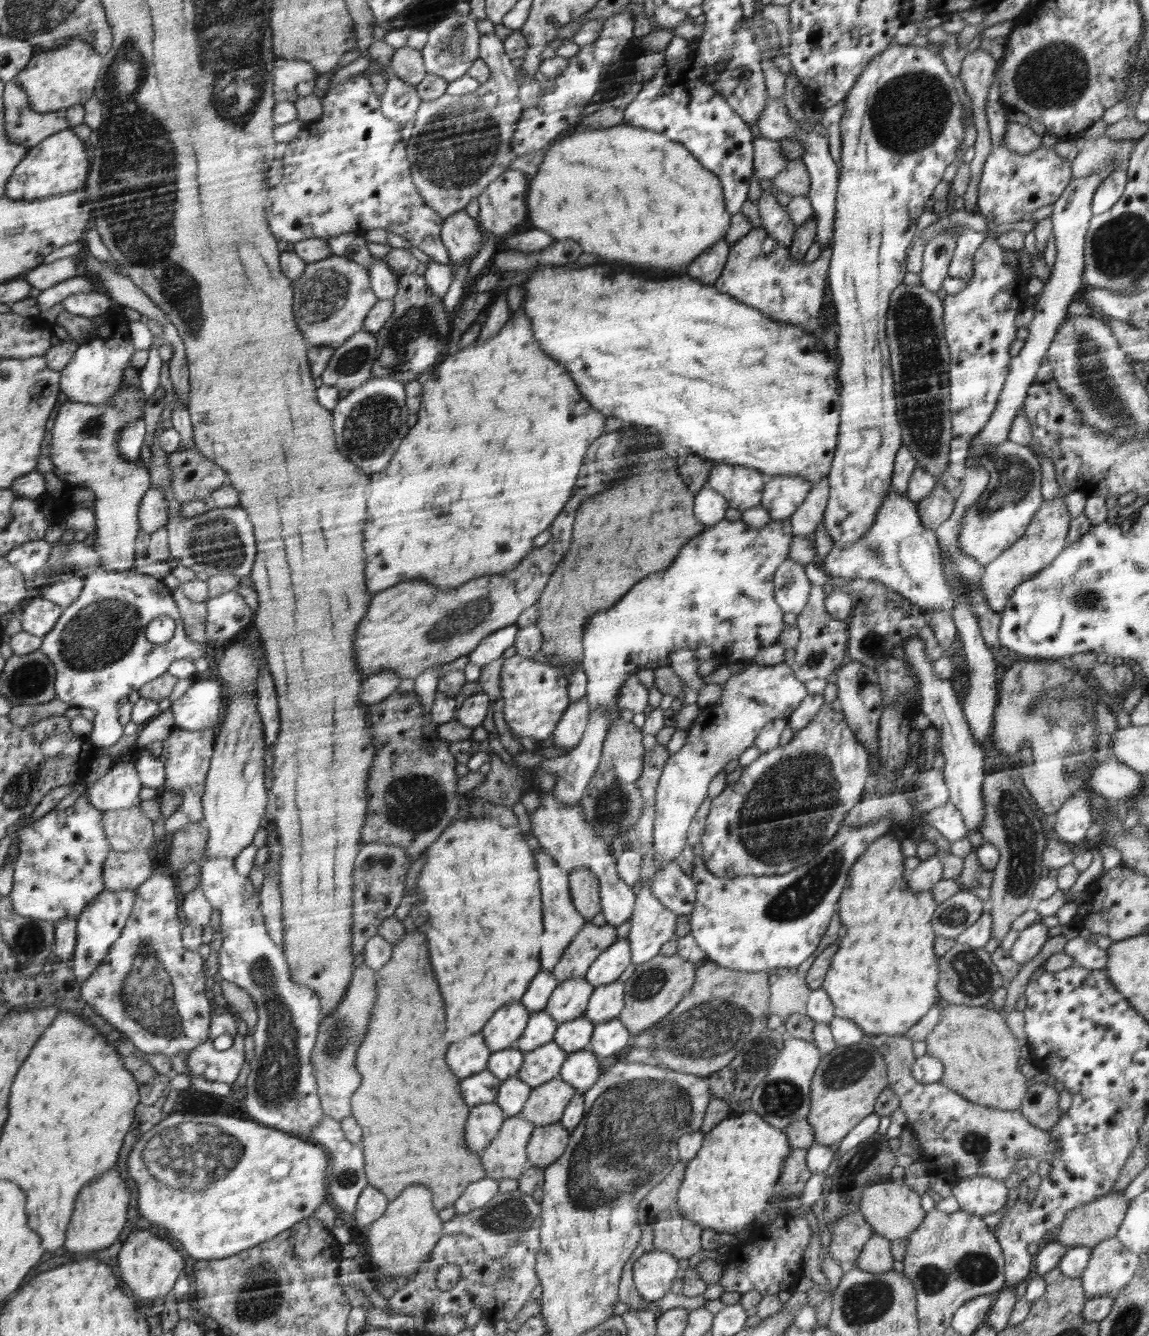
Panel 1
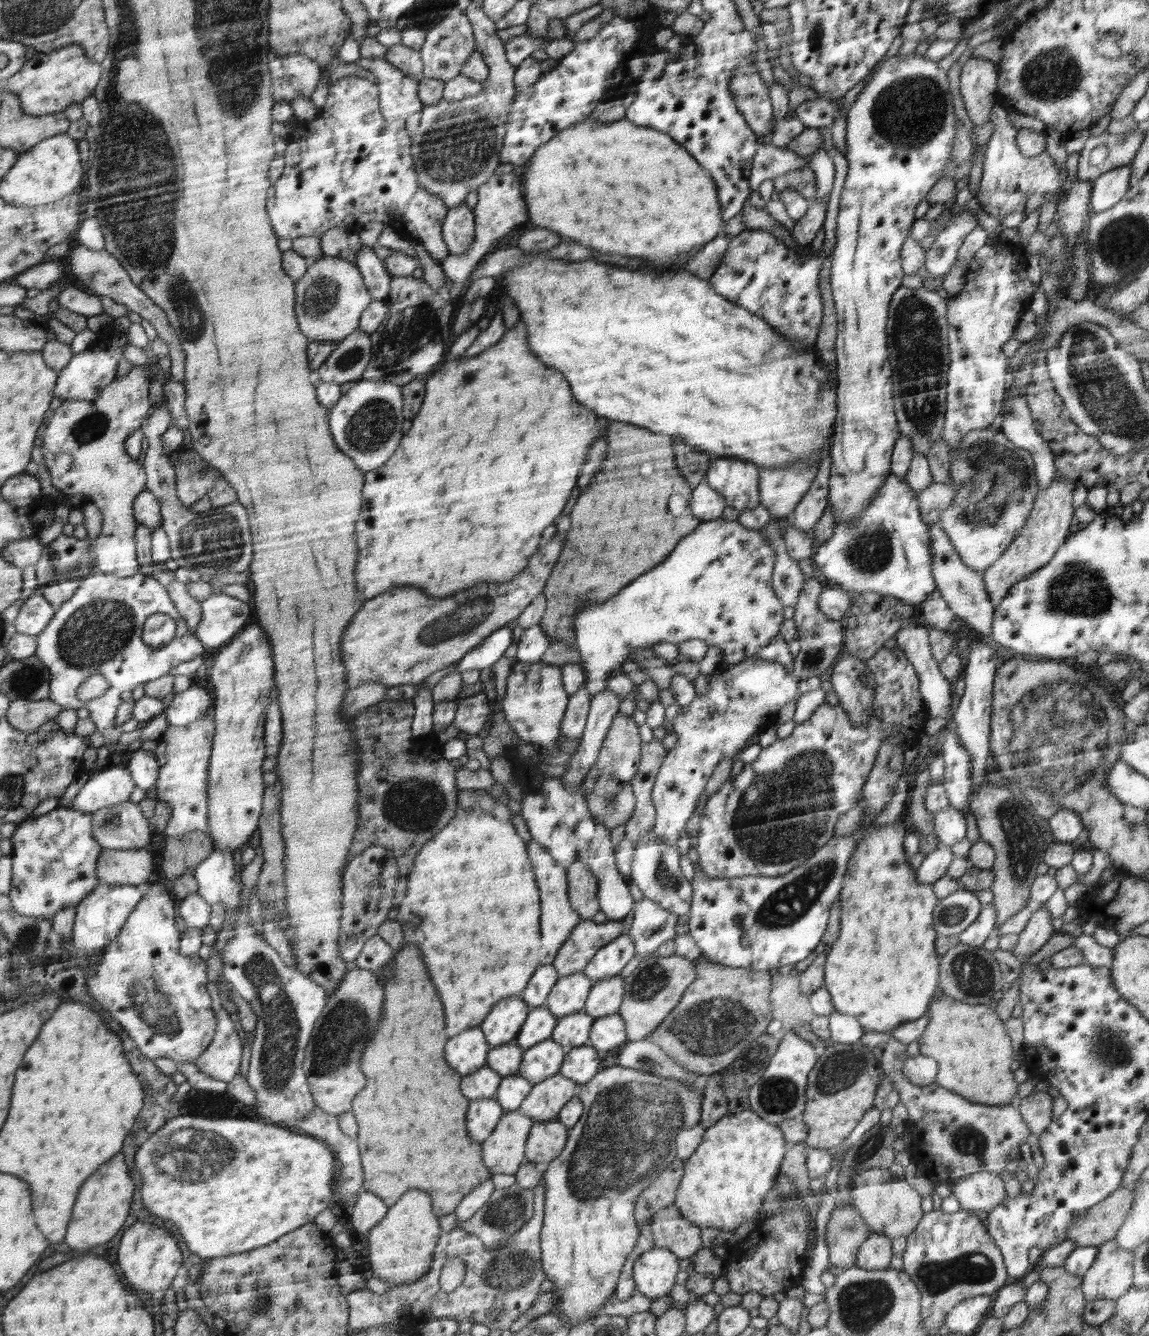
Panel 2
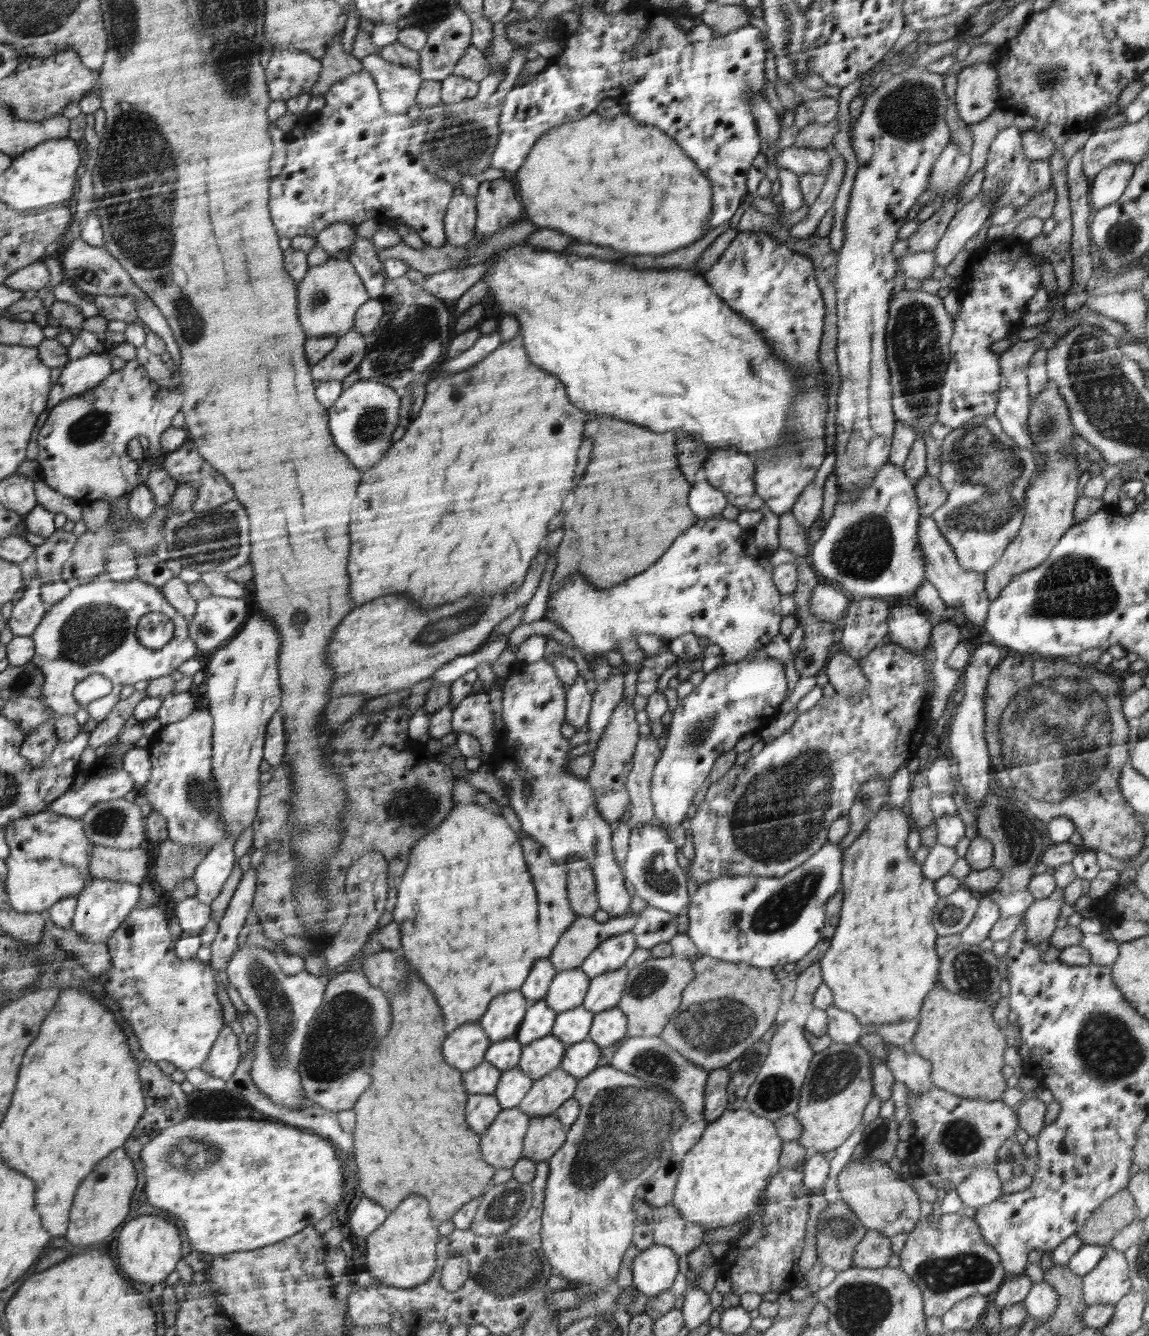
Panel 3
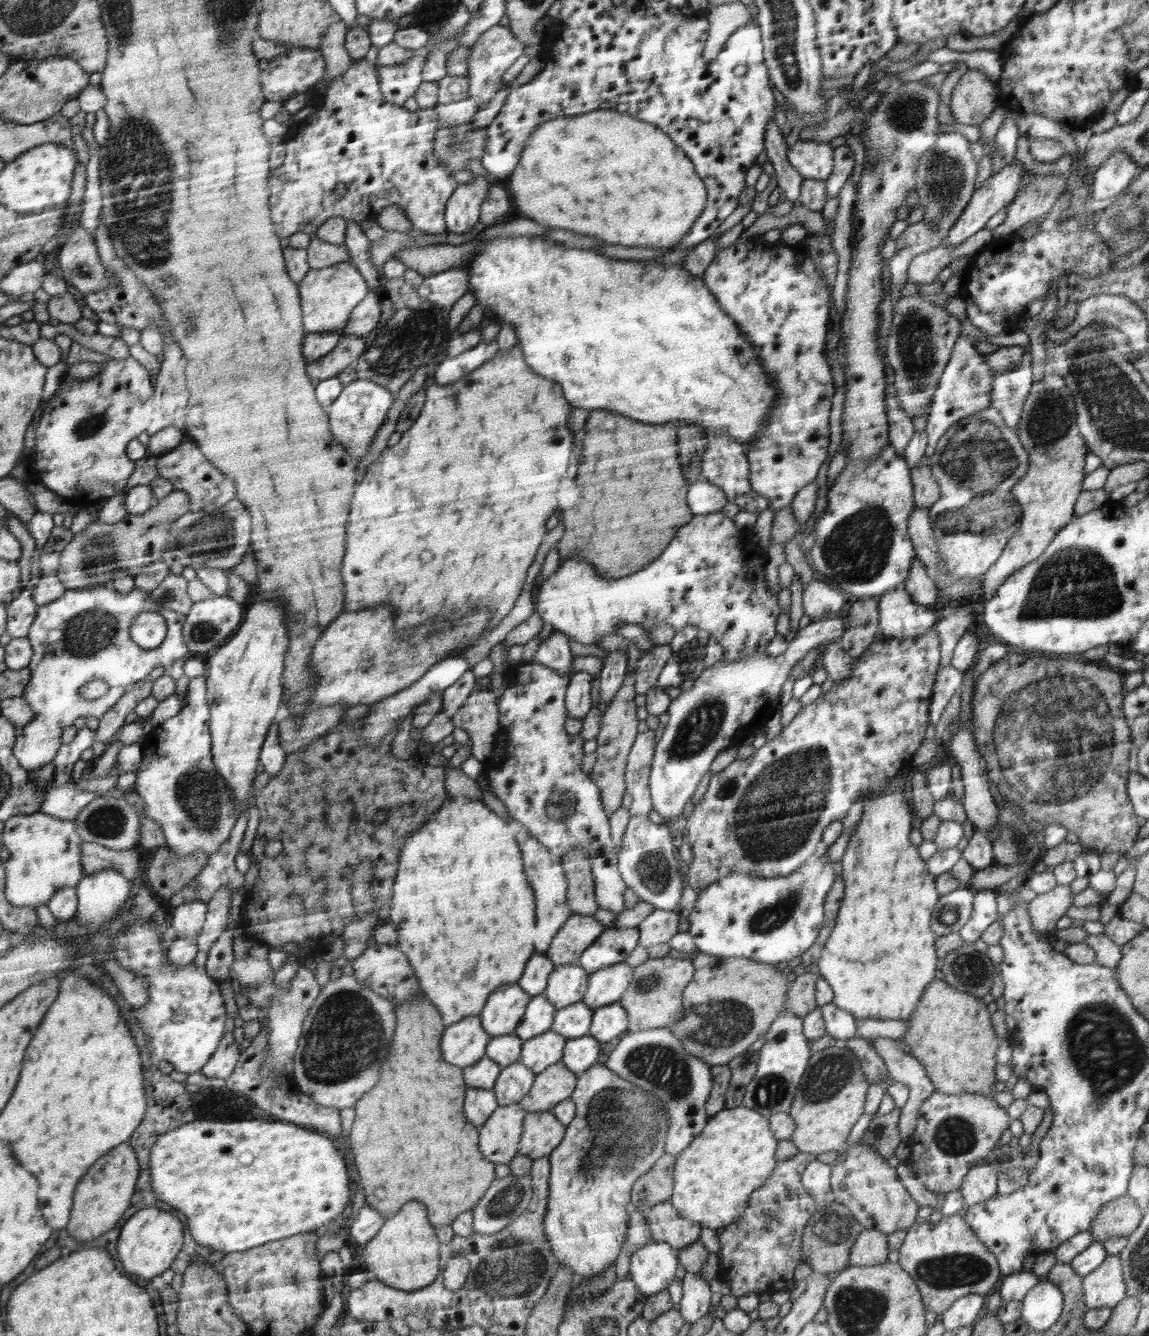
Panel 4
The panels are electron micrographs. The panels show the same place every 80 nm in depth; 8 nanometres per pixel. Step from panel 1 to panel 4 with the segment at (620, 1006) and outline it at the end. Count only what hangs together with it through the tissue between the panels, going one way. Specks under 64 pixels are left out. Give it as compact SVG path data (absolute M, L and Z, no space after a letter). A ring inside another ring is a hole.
M622 962L589 973L588 990L582 1001L592 1009L618 1002L633 980L633 971L634 968Z

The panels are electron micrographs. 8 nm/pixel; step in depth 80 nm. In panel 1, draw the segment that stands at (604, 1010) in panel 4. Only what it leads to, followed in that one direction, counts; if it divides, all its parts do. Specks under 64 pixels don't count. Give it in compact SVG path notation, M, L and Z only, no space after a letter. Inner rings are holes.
M620 1018L598 1023L594 1028L592 1040L588 1044L588 1050L598 1056L612 1056L631 1044L628 1042L630 1035Z

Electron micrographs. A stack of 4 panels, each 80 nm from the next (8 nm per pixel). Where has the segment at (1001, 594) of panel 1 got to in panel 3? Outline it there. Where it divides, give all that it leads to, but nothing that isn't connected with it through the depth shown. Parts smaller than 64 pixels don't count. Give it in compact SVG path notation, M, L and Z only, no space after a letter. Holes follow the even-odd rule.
M1050 381L1048 387L1031 400L1028 422L1031 441L1035 450L1043 454L1045 468L1041 470L1040 474L1036 472L1033 483L1029 484L1025 490L1025 523L1022 524L1020 532L1005 548L1005 552L998 562L985 572L985 591L990 601L999 596L1001 590L1012 580L1013 576L1038 567L1041 562L1048 559L1054 545L1075 523L1073 512L1077 503L1080 474L1076 457L1072 453L1067 454L1065 449L1073 440L1073 424L1068 405L1062 398L1056 382Z

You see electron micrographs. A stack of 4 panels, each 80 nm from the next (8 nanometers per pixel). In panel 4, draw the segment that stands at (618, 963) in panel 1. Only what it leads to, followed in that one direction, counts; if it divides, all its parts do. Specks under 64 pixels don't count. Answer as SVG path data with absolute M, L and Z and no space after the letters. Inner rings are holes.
M613 924L582 952L578 964L587 973L596 972L599 968L625 962L639 943L638 927L620 928Z

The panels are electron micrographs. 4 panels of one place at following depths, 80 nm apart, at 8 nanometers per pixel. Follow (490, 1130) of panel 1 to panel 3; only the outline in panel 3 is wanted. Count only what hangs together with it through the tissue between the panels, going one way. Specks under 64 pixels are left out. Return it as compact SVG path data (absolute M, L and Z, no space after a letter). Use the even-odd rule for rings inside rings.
M468 1094L468 1102L466 1120L470 1120L470 1128L485 1134L502 1111L500 1101L493 1094Z

